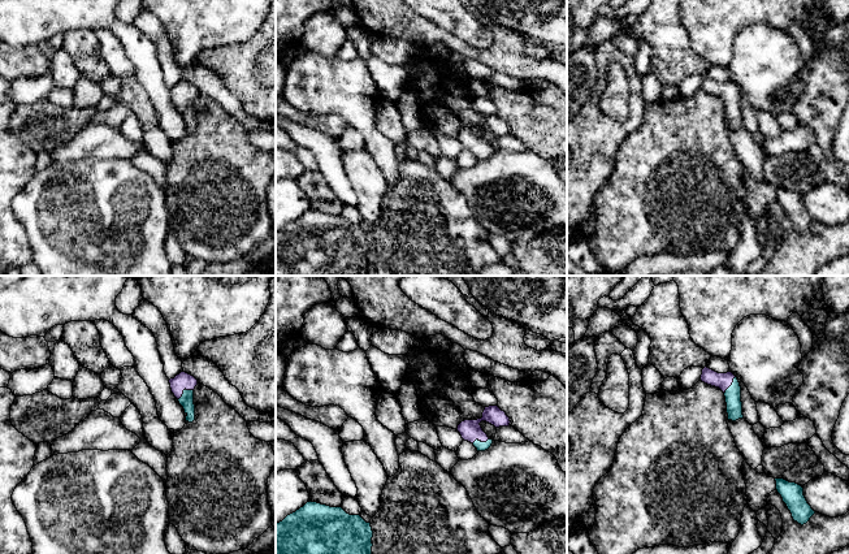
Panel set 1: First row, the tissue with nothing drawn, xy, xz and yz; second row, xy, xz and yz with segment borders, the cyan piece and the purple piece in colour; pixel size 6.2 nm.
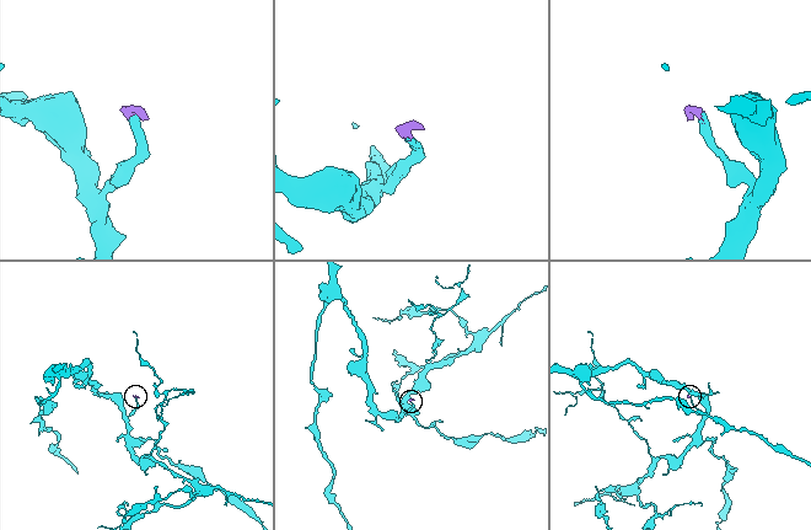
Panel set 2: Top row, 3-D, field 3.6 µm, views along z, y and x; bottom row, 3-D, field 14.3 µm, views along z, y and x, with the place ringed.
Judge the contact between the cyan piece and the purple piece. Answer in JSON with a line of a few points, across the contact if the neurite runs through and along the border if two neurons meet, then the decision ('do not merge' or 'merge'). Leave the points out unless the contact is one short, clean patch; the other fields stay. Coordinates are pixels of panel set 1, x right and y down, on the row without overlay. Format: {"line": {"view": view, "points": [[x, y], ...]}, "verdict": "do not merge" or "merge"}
{"line": {"view": "xy", "points": [[186, 109], [183, 99], [180, 91]]}, "verdict": "merge"}

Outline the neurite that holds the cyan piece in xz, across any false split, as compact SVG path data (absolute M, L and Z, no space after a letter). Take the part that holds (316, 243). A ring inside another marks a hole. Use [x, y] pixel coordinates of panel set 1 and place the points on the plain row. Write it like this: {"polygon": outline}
{"polygon": "M309 209L276 231L276 276L365 276L372 263L372 246L371 231L360 224Z"}

